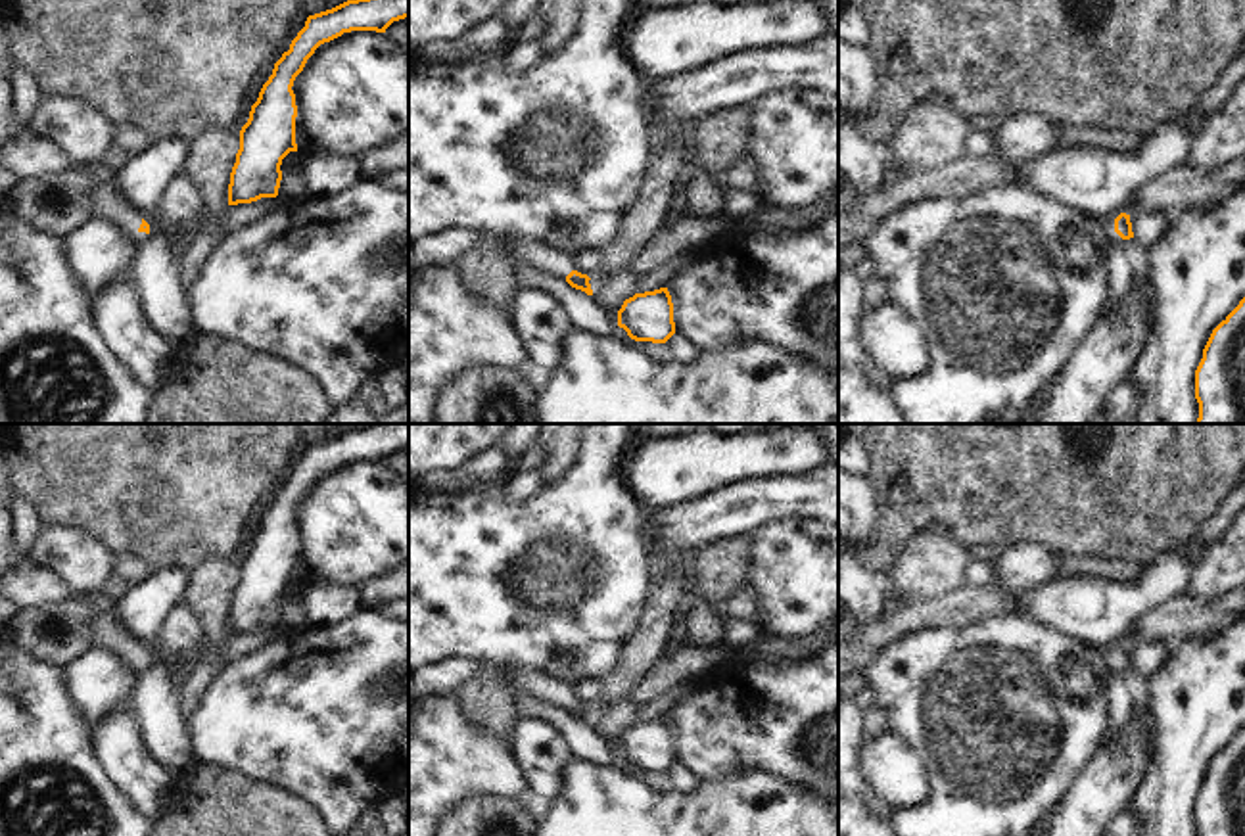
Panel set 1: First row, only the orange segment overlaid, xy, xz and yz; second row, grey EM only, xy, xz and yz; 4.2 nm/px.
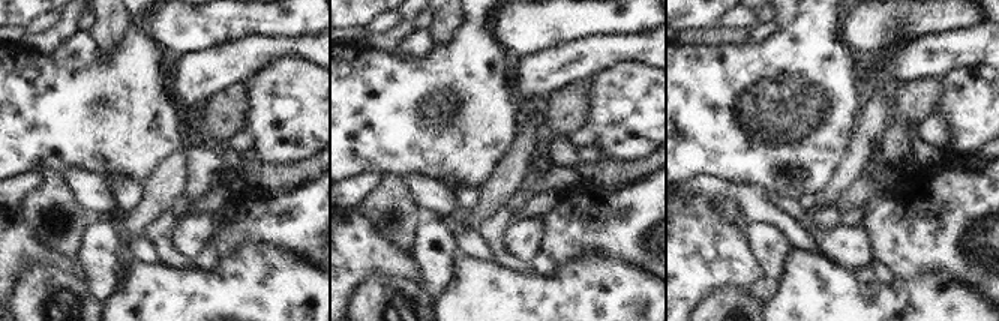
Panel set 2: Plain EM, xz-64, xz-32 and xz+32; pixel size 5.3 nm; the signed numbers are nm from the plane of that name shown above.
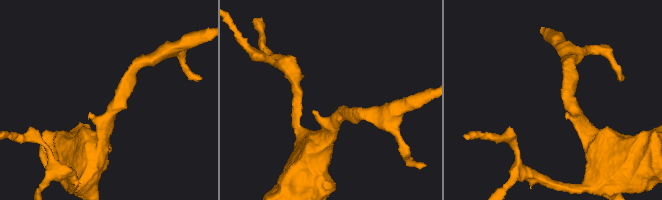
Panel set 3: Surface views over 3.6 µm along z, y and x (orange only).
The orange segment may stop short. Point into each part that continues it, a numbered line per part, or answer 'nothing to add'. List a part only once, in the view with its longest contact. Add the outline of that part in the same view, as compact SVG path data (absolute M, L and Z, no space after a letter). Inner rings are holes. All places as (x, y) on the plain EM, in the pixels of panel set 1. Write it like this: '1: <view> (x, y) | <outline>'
1: xz (543, 689) | M506 663L506 671L512 685L539 704L566 709L566 706L576 700L570 686L547 677L541 671L518 669L514 663Z

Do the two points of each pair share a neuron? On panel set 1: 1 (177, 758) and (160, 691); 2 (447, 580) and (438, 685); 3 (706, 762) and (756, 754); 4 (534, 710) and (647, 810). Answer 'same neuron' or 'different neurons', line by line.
1: same neuron
2: different neurons
3: same neuron
4: different neurons

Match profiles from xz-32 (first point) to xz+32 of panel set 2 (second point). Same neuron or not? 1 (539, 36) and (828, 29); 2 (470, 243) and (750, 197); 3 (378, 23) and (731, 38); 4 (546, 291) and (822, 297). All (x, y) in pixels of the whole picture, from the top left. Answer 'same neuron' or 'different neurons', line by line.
1: different neurons
2: same neuron
3: different neurons
4: same neuron

